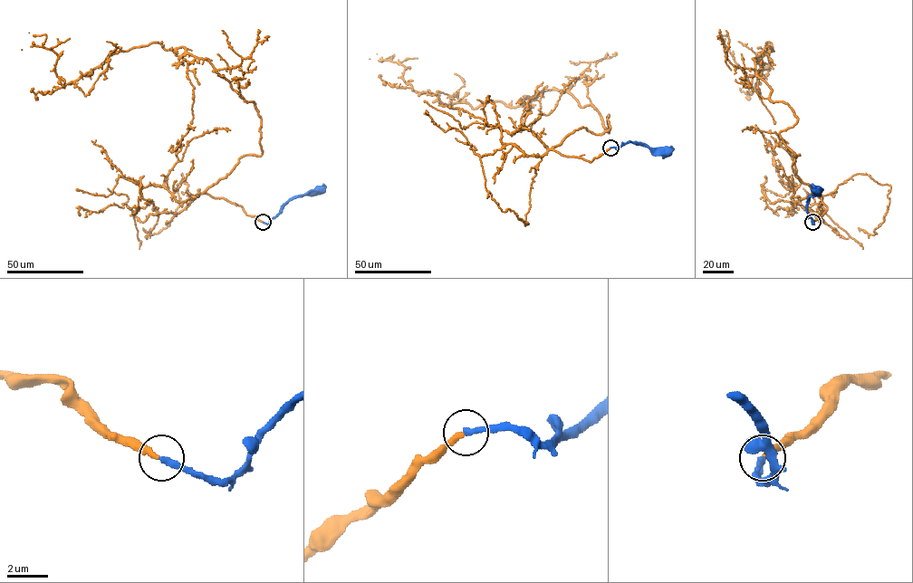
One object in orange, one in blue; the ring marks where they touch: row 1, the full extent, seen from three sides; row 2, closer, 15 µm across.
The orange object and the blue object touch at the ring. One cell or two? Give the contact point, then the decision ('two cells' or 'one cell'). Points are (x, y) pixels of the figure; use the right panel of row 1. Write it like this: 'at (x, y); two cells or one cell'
at (812, 222); one cell

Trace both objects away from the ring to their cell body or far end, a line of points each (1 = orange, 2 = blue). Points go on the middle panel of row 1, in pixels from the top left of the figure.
1: (610, 148), (590, 162), (553, 148), (610, 129), (564, 90), (444, 104), (377, 53)
2: (610, 148), (619, 148), (631, 141), (667, 150)

